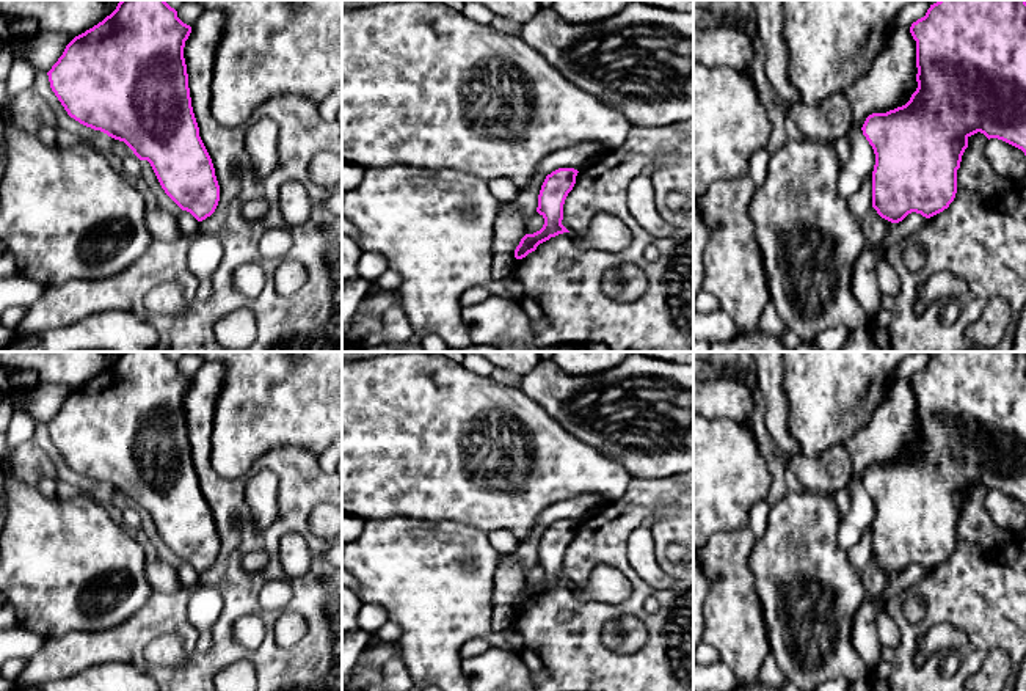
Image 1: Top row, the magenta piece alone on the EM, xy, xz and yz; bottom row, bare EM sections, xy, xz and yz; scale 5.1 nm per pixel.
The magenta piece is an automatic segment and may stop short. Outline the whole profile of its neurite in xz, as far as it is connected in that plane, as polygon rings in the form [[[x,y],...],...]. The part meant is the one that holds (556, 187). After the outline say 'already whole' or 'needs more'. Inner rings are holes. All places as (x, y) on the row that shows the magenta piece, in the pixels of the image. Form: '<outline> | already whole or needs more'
[[[558,168],[546,176],[540,195],[537,212],[544,218],[544,225],[533,234],[526,234],[515,250],[515,258],[522,259],[551,237],[569,232],[563,225],[563,204],[576,184],[577,170]]] | already whole

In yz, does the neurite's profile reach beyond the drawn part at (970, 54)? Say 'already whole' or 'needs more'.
already whole

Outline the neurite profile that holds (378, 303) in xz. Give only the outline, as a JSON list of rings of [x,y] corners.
[[[380,291],[372,295],[366,306],[372,316],[381,317],[392,305],[395,298],[395,291]]]

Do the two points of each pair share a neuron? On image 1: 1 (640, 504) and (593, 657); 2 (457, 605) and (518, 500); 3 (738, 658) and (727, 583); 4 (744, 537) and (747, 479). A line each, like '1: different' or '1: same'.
1: same
2: different
3: same
4: different

